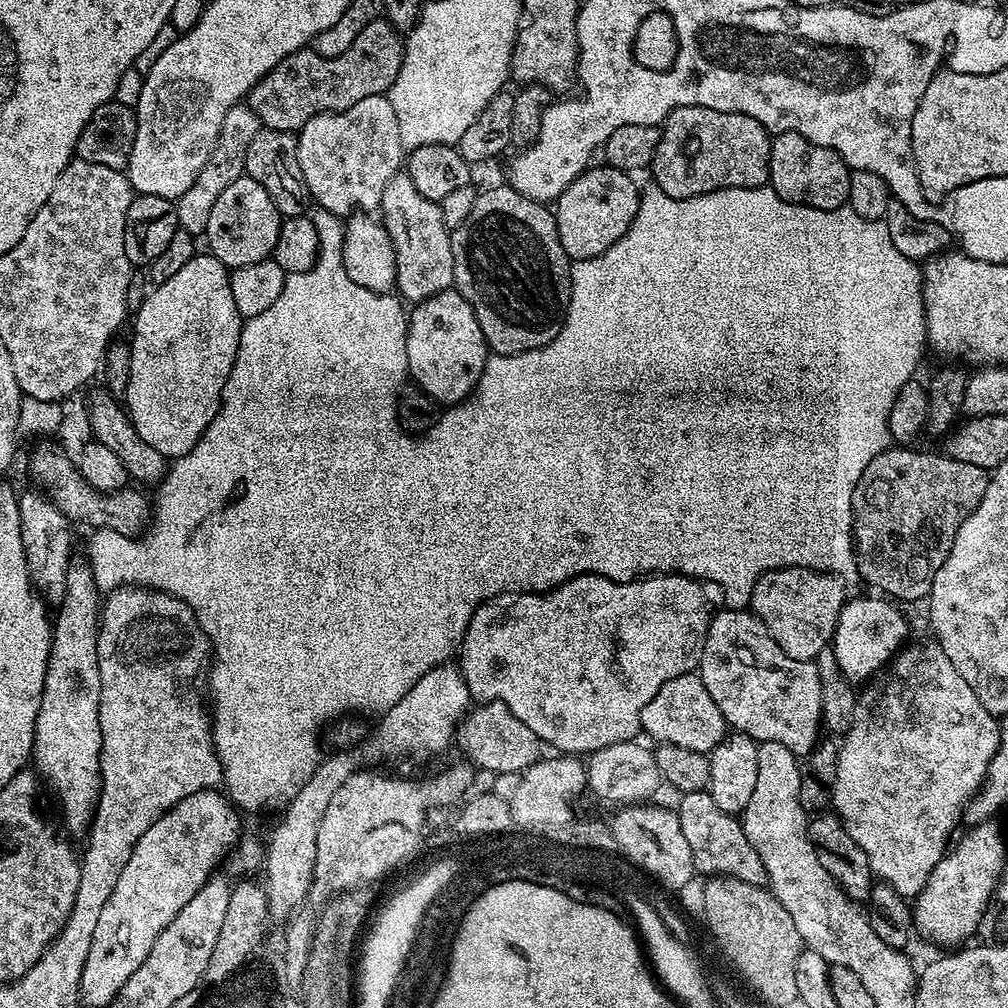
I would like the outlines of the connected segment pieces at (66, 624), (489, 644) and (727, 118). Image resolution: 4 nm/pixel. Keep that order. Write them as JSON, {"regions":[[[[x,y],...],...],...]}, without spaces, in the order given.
{"regions":[[[[73,558],[66,570],[66,590],[52,620],[52,645],[46,662],[46,682],[42,690],[42,702],[38,706],[38,718],[34,726],[34,742],[31,759],[41,781],[56,795],[63,827],[72,832],[87,833],[92,825],[96,804],[100,801],[100,751],[102,736],[98,726],[98,702],[102,690],[102,678],[98,678],[98,634],[102,594],[94,582],[92,568],[87,559]]],[[[653,574],[639,580],[627,580],[618,582],[601,576],[576,576],[565,584],[550,589],[549,592],[525,592],[517,595],[516,600],[508,608],[510,602],[508,596],[497,596],[494,600],[488,600],[480,604],[478,610],[470,618],[468,629],[464,631],[464,639],[460,641],[458,649],[458,667],[464,676],[466,686],[470,690],[473,701],[487,702],[501,700],[504,707],[508,708],[538,738],[548,747],[552,747],[560,754],[591,754],[603,747],[612,746],[614,743],[626,743],[635,741],[641,735],[640,719],[642,709],[666,682],[678,678],[687,672],[696,672],[702,658],[702,646],[706,642],[706,634],[713,616],[725,607],[724,591],[718,586],[718,582],[709,580],[695,580],[692,576],[679,574]]],[[[676,107],[661,125],[658,146],[650,165],[653,183],[670,198],[705,196],[724,188],[767,185],[771,133],[756,118],[709,107]]]]}

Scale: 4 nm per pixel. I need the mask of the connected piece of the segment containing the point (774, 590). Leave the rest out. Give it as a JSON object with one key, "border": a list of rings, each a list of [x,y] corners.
{"border":[[[775,568],[758,578],[752,591],[750,610],[763,622],[766,630],[770,630],[770,638],[774,638],[774,642],[778,642],[778,646],[790,654],[790,658],[815,661],[817,654],[831,645],[836,623],[846,603],[844,588],[845,581],[830,572],[815,572],[809,568]]]}

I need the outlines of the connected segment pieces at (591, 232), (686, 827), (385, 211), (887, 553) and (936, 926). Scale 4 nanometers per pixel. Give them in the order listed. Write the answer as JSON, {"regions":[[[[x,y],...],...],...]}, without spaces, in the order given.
{"regions":[[[[607,166],[596,167],[585,168],[554,201],[558,238],[569,261],[594,258],[610,250],[610,246],[614,246],[614,242],[618,242],[618,238],[630,230],[630,222],[634,222],[640,209],[641,189],[636,188],[632,181],[635,179],[629,173]]],[[[706,790],[686,792],[679,799],[680,808],[677,807],[675,813],[682,822],[682,835],[686,837],[690,858],[694,858],[694,866],[701,877],[733,876],[750,886],[767,885],[766,866],[762,866],[762,858],[758,858],[754,846],[750,846],[750,838],[746,838],[743,823],[737,817],[721,810]]],[[[397,174],[390,178],[390,182],[386,182],[386,190],[382,190],[382,202],[378,212],[379,215],[384,215],[382,225],[388,232],[396,255],[395,291],[405,301],[419,302],[453,287],[452,237],[446,222],[442,222],[439,203],[423,197],[407,174]]],[[[890,446],[858,478],[852,499],[852,539],[856,545],[858,568],[877,593],[893,601],[923,601],[932,593],[934,574],[942,570],[942,562],[954,546],[958,526],[970,518],[972,511],[982,502],[990,479],[989,469],[970,466],[970,462],[955,460],[936,452],[915,452],[912,446]]],[[[996,822],[971,825],[969,832],[945,851],[923,890],[915,897],[913,929],[918,936],[945,948],[965,943],[978,928],[989,902],[993,901],[1000,873],[1005,871],[1004,840]]]]}

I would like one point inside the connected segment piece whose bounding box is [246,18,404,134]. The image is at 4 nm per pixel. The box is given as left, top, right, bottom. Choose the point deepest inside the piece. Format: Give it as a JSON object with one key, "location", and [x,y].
{"location":[303,85]}

